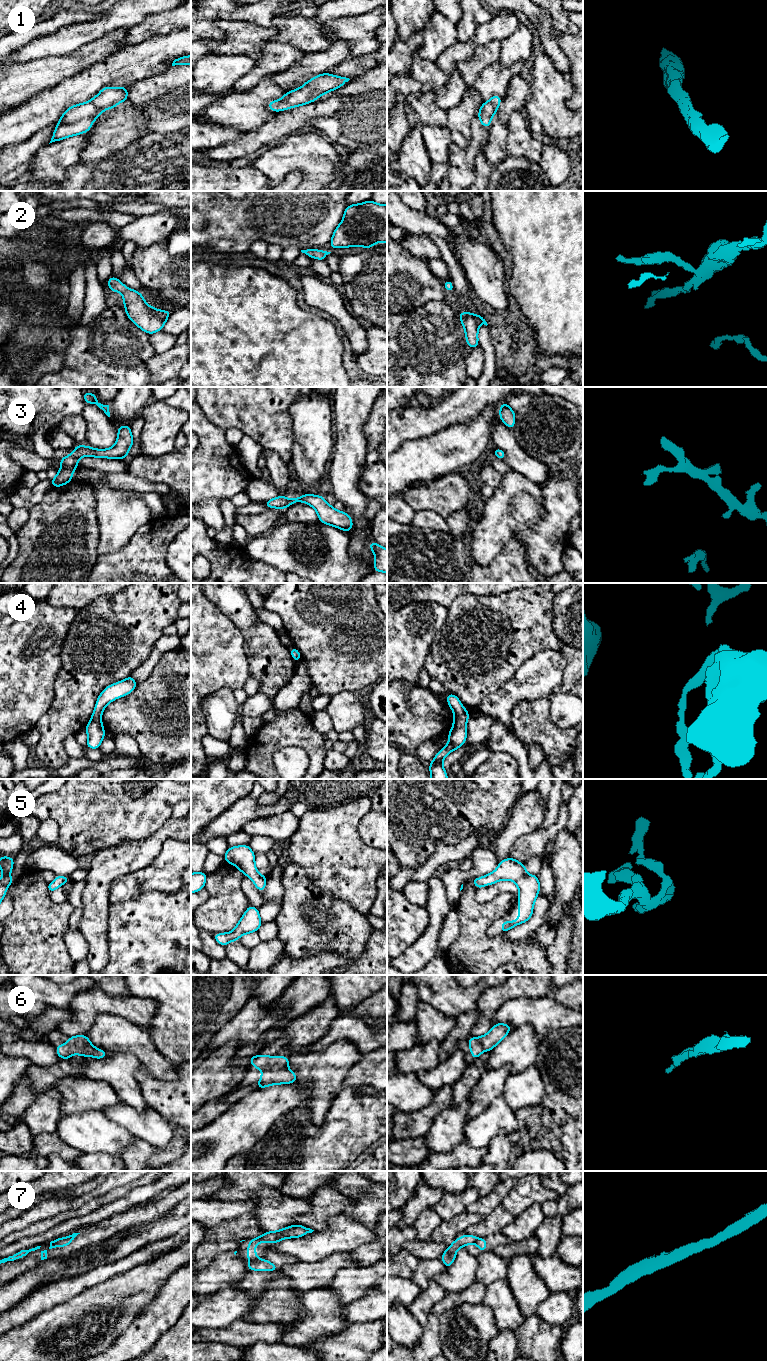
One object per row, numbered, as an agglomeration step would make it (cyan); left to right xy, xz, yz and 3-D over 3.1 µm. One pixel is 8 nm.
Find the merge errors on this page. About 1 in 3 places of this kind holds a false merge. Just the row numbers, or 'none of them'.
7

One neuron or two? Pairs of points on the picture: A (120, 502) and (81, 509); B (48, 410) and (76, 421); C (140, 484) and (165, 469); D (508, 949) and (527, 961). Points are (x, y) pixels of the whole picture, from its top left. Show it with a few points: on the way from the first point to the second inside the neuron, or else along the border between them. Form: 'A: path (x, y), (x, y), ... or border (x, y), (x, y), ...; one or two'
A: border (89, 484), (94, 493), (95, 512), (100, 529); two
B: border (81, 414), (67, 415), (59, 427); two
C: border (128, 471), (151, 482), (164, 482), (169, 486); two
D: path (513, 949), (522, 956); one

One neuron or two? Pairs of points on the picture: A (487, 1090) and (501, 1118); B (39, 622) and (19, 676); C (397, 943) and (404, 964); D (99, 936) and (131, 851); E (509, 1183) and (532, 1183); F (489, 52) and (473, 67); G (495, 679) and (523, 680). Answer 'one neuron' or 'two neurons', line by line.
A: two neurons
B: one neuron
C: two neurons
D: one neuron
E: two neurons
F: one neuron
G: two neurons

